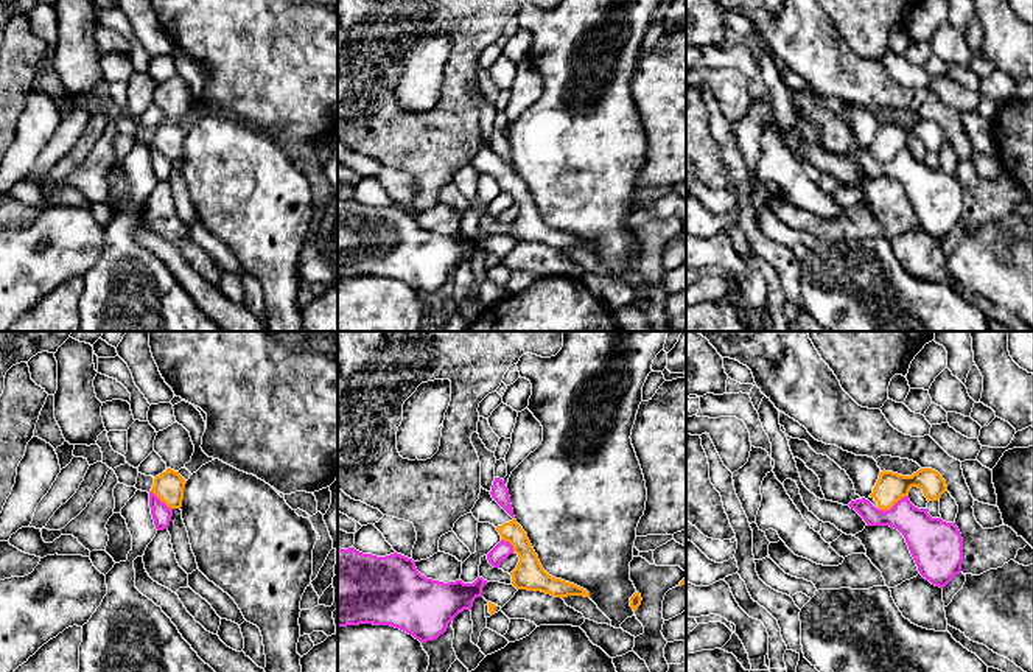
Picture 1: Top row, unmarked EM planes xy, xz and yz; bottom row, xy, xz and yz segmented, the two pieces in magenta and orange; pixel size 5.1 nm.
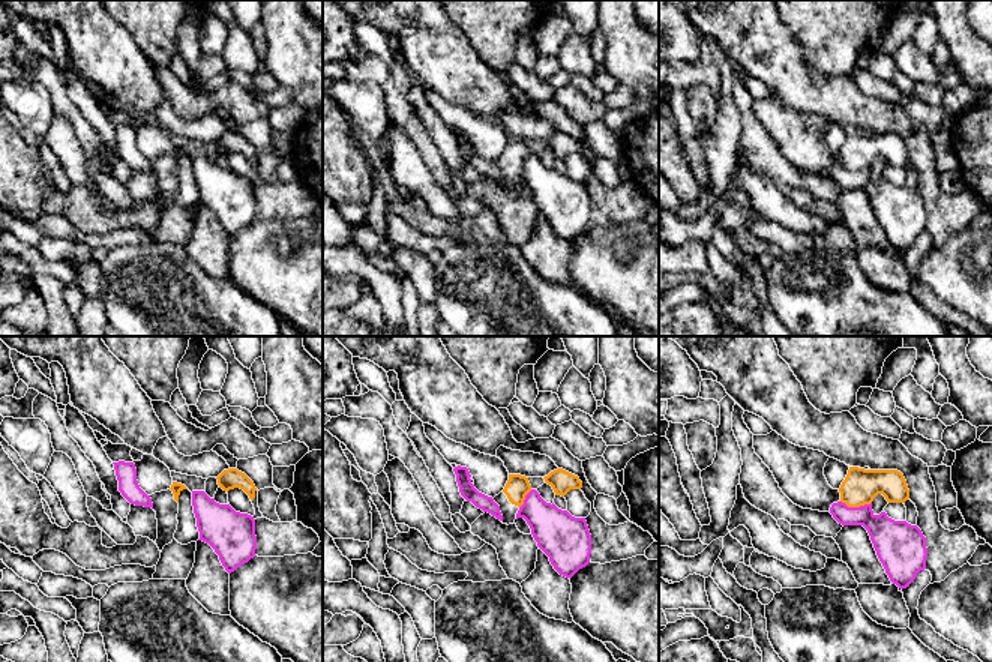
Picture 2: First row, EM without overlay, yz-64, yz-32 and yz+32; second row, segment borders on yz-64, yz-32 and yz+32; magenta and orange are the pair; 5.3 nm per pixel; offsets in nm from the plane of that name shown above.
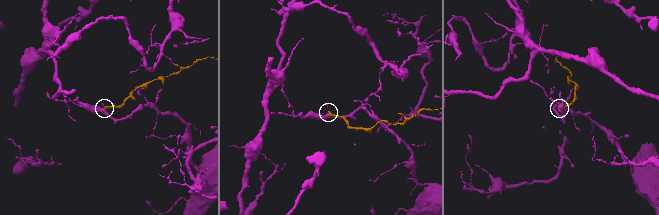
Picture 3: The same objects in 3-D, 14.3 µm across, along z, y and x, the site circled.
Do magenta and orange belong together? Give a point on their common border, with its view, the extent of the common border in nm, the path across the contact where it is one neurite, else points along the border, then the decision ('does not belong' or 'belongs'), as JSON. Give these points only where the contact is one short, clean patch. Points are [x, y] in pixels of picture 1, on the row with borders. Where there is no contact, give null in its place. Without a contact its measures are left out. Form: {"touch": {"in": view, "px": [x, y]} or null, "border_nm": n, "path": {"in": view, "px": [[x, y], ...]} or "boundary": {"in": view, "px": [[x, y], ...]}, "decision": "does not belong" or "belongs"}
{"touch": {"in": "yz", "px": [893, 506]}, "border_nm": 170, "boundary": {"in": "yz", "px": [[906, 495], [889, 509], [878, 509]]}, "decision": "does not belong"}

